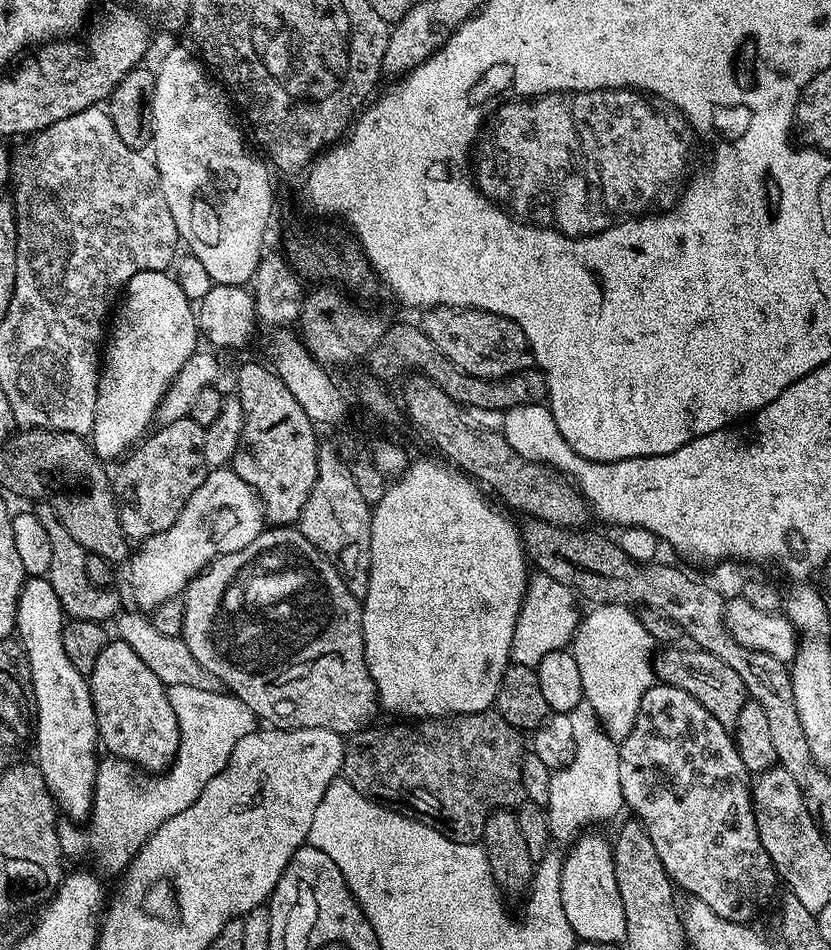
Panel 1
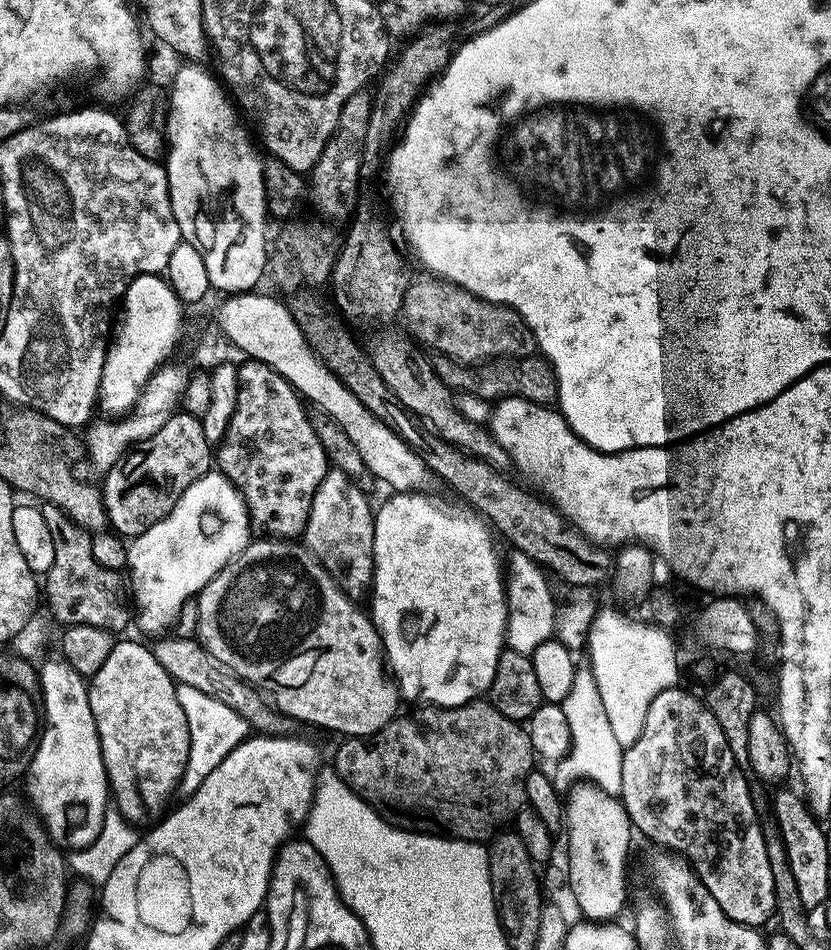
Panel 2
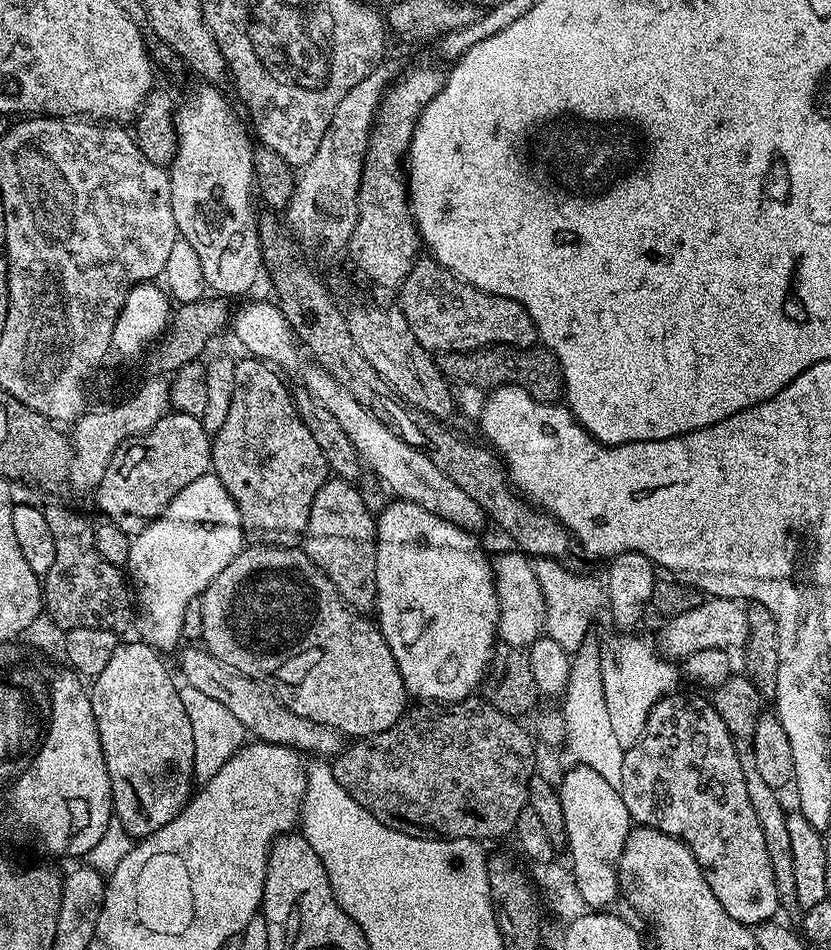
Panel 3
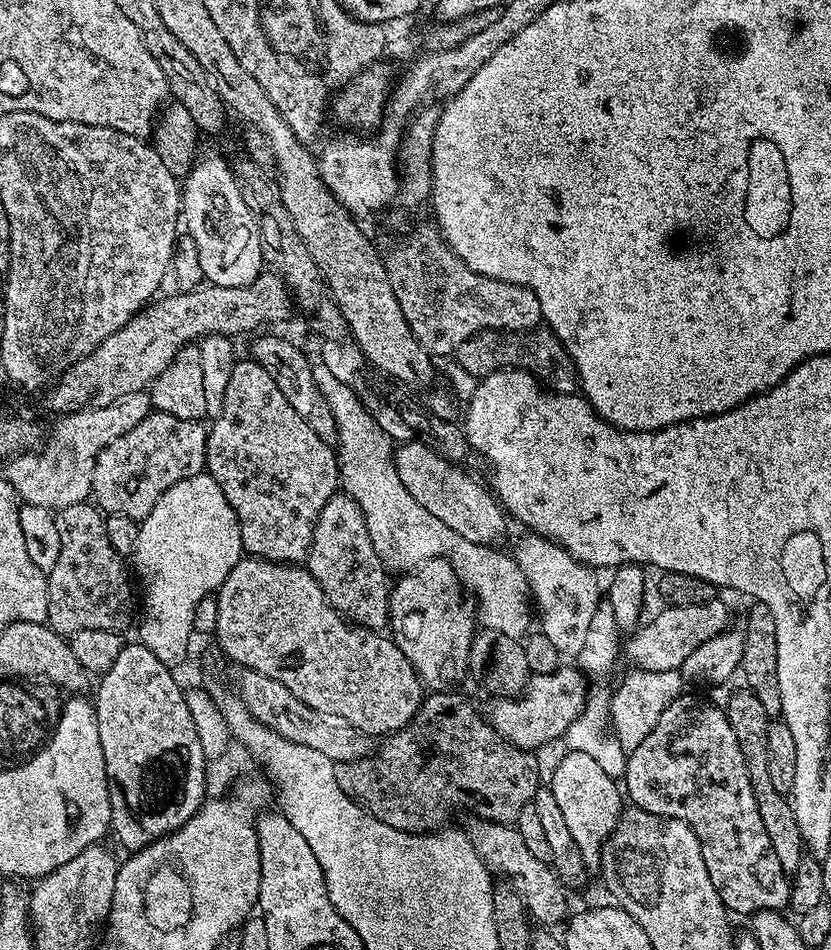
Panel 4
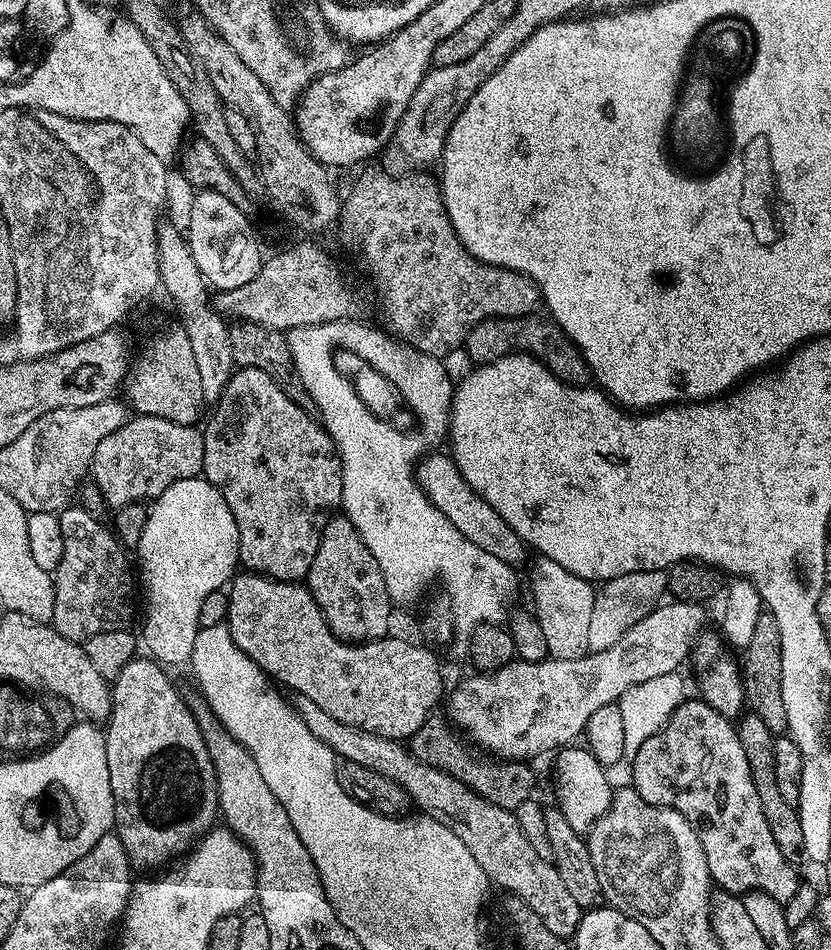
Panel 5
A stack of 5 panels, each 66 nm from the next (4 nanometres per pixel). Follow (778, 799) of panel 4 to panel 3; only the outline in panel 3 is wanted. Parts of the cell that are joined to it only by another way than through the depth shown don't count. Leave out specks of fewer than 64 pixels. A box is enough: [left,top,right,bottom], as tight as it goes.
[710,674,797,909]

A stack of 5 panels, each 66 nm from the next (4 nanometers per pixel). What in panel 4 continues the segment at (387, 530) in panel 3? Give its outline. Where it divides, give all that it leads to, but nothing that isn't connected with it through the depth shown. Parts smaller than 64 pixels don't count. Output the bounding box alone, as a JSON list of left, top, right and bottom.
[388,560,478,690]

